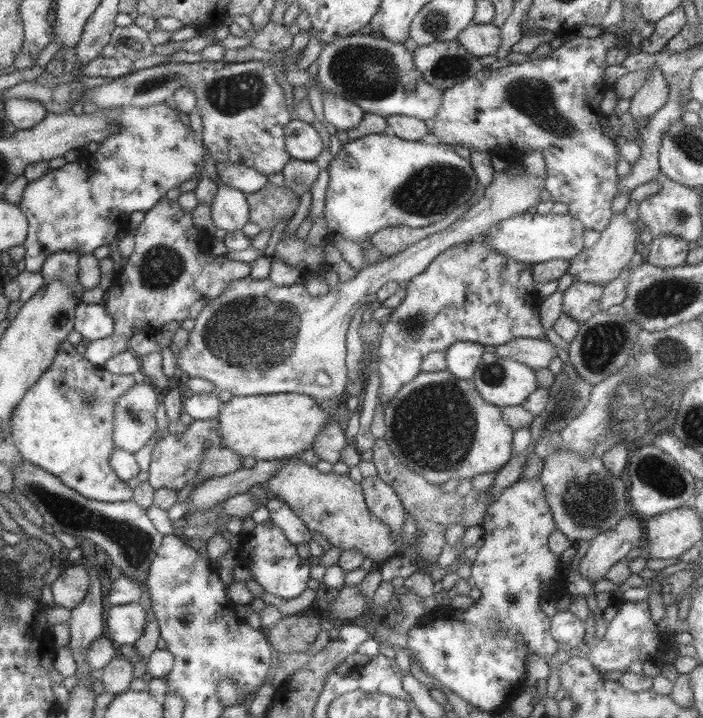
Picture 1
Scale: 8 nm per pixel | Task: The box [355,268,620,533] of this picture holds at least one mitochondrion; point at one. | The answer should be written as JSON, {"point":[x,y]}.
{"point":[434,427]}

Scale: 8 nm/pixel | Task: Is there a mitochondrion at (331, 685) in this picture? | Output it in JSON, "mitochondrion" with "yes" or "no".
{"mitochondrion":"no"}

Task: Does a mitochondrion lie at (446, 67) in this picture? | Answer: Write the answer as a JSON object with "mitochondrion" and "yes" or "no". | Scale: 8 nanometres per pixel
{"mitochondrion":"yes"}

